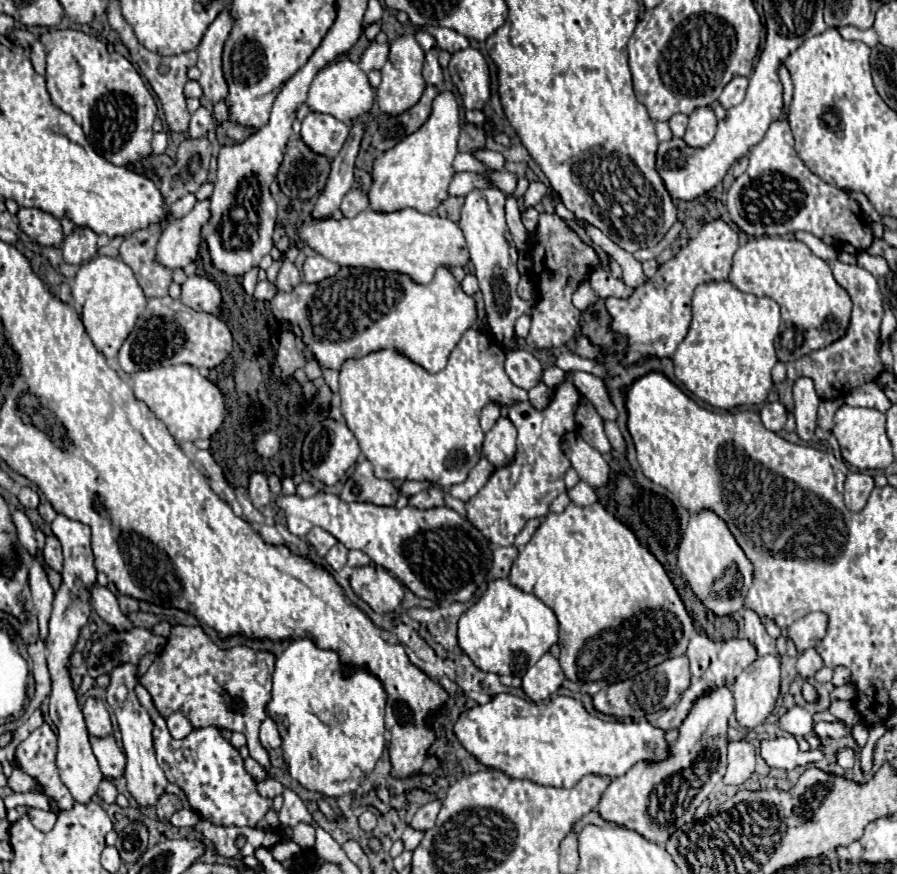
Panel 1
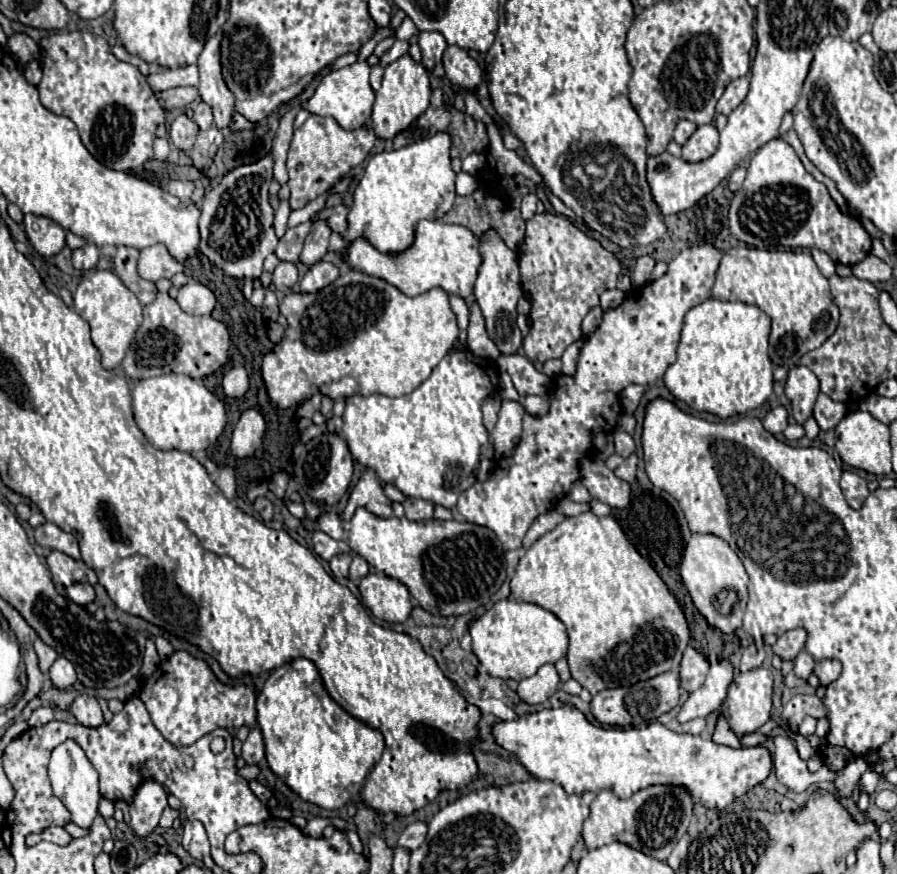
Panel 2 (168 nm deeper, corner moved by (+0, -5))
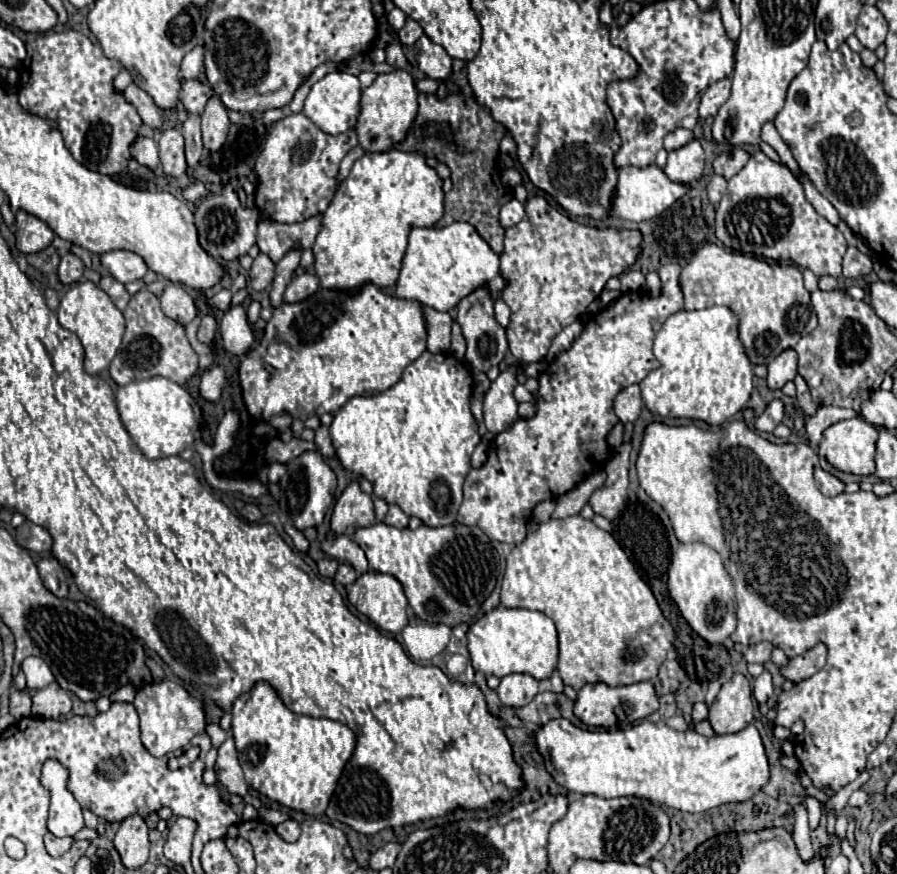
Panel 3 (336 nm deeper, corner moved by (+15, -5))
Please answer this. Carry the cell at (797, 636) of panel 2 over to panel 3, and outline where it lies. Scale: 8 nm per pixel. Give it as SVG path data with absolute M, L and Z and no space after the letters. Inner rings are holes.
M767 641L755 643L745 651L745 659L747 659L747 663L765 663L771 659L771 651L773 651L771 643L767 643Z

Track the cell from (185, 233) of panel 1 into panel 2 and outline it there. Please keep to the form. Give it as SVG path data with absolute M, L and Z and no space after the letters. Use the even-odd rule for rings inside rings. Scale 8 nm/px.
M156 243L156 245L140 251L140 259L138 259L140 277L144 277L148 281L158 281L162 277L172 279L180 271L184 271L184 263L176 261L168 253L168 249L164 249L164 245Z

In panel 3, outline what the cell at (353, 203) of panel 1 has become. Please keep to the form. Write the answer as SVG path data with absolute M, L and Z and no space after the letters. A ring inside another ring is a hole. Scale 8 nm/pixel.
M315 215L303 223L293 223L293 225L283 225L275 221L259 221L257 245L261 253L269 255L269 259L277 263L293 247L309 249L319 231L321 231L321 215Z

